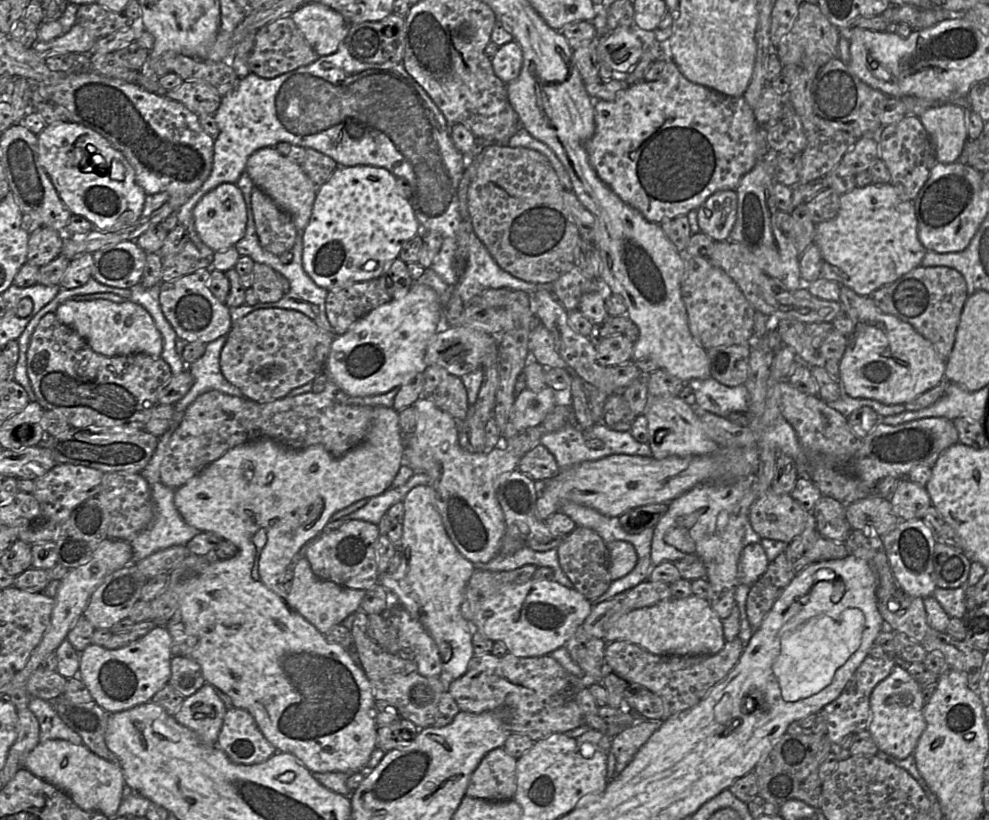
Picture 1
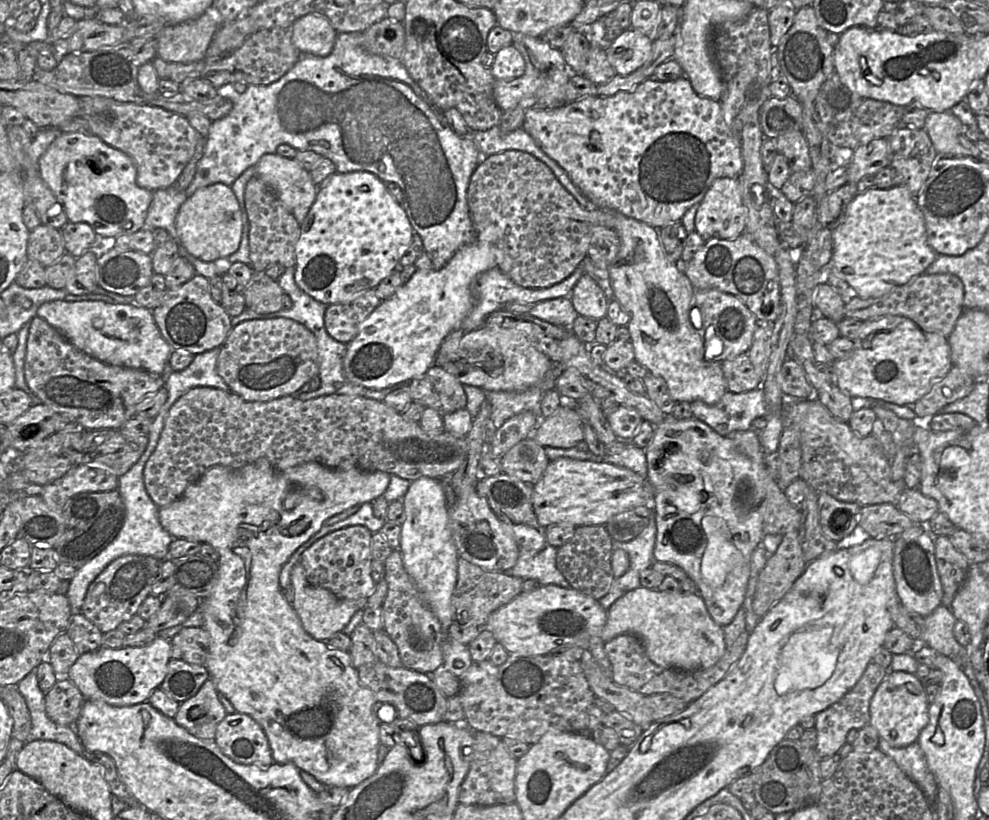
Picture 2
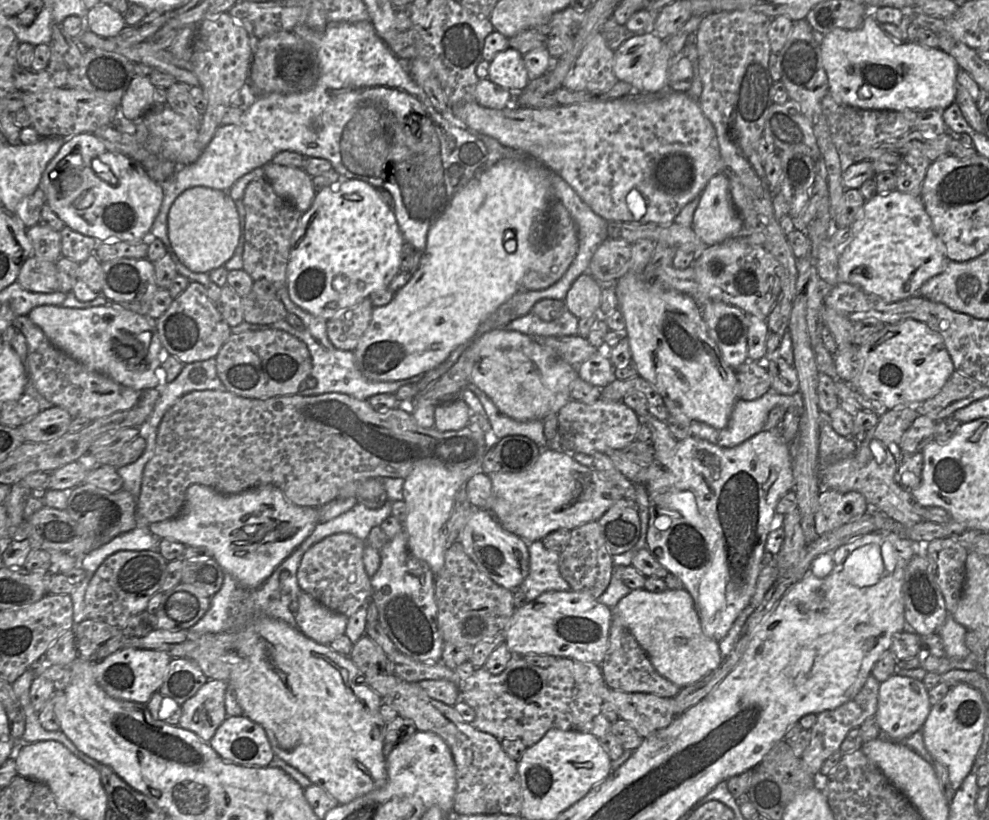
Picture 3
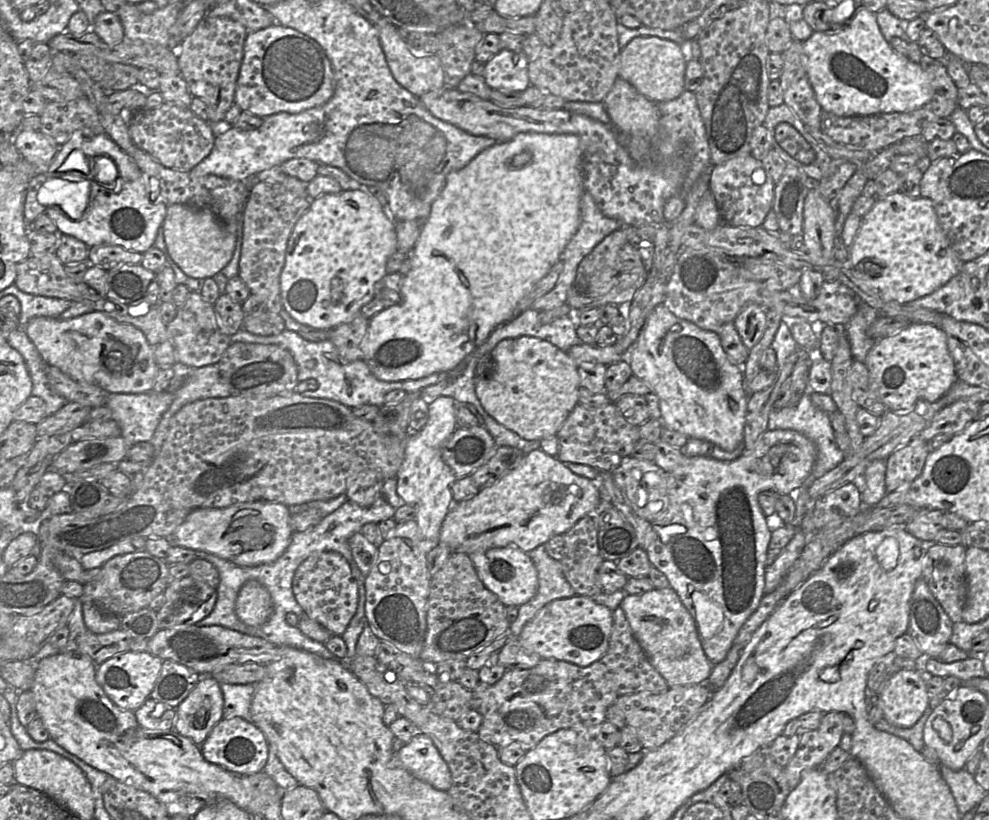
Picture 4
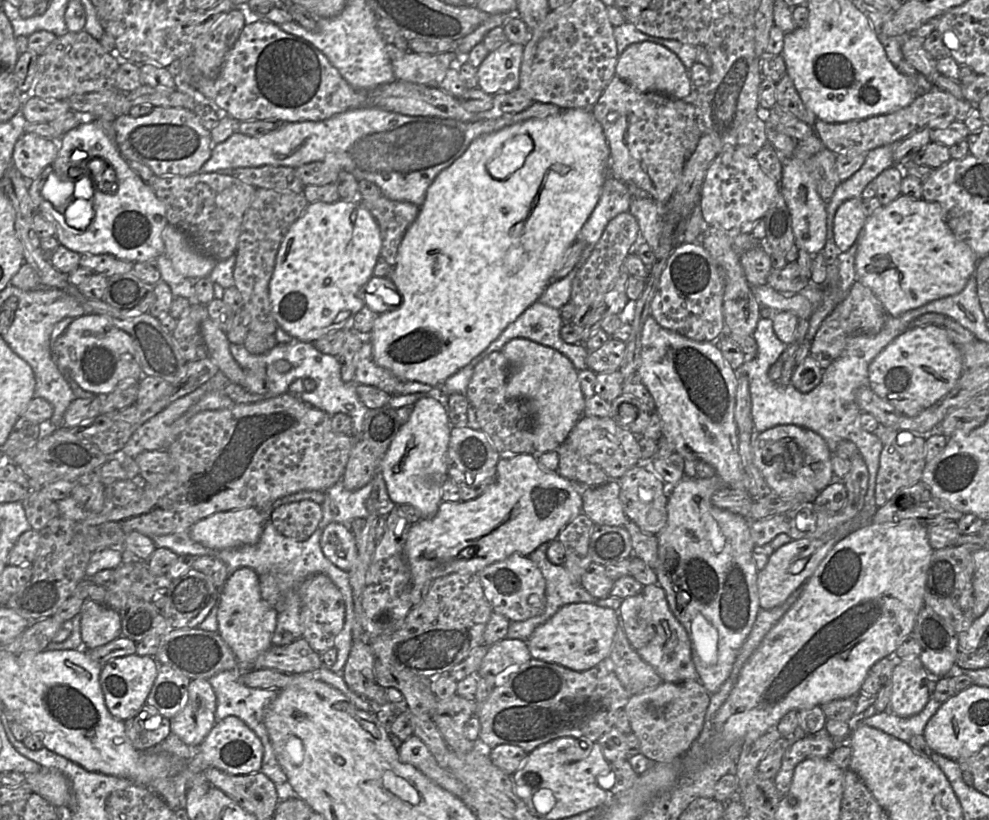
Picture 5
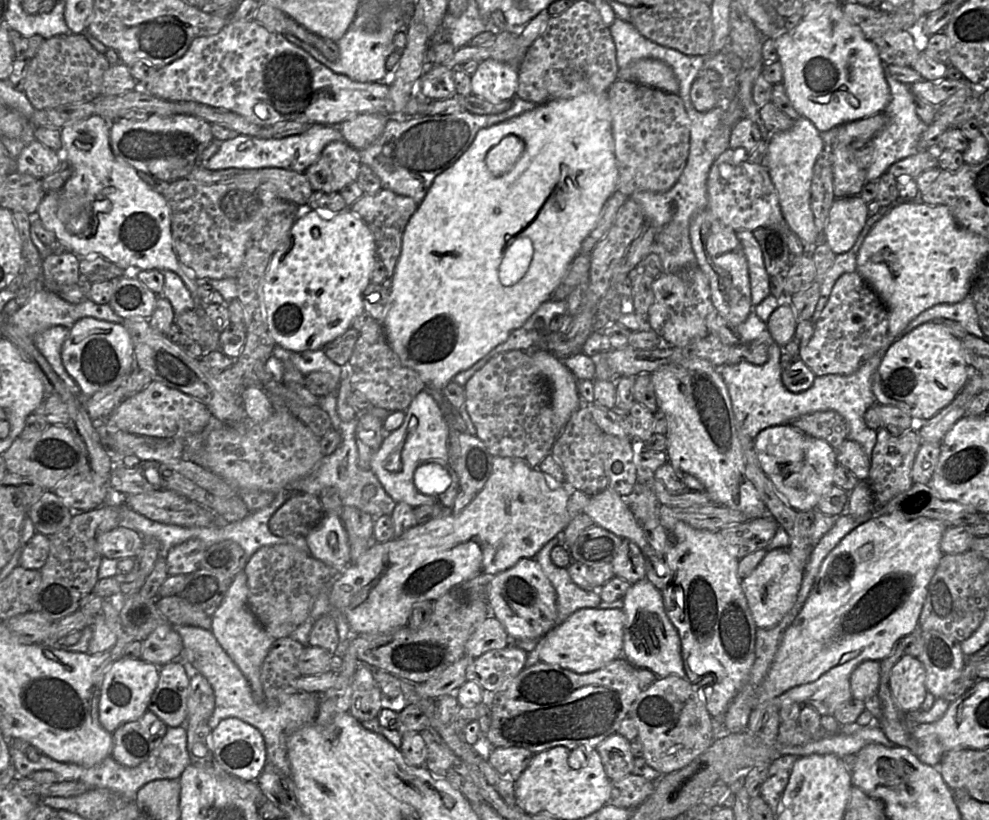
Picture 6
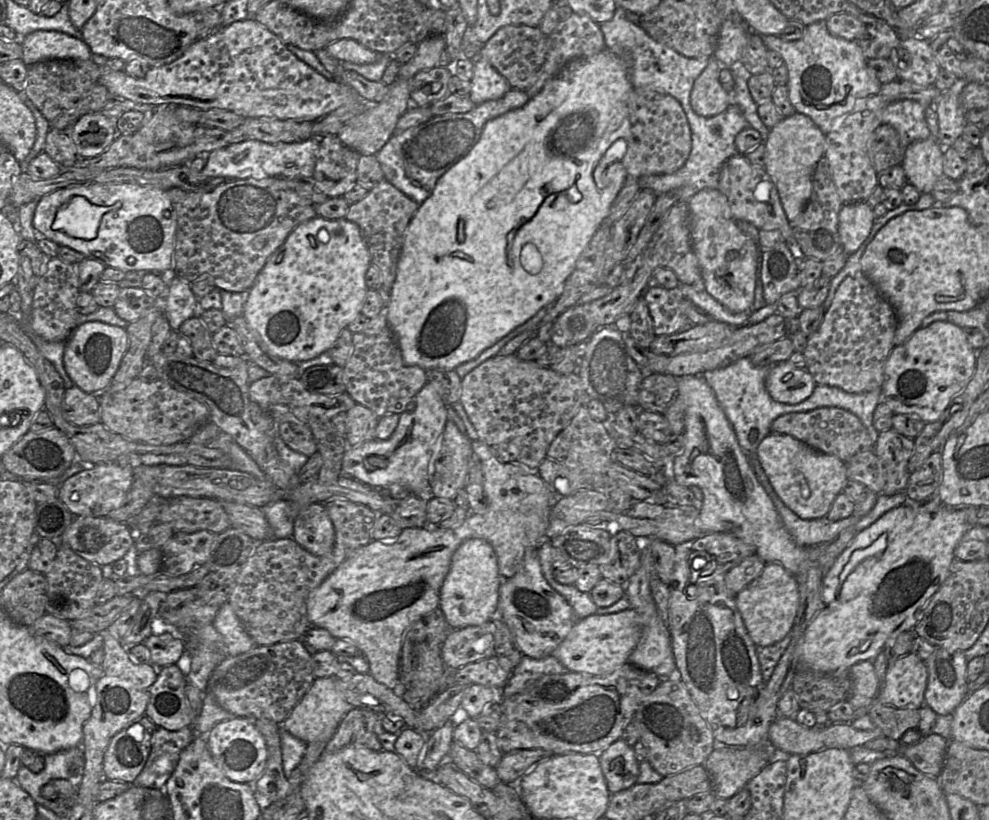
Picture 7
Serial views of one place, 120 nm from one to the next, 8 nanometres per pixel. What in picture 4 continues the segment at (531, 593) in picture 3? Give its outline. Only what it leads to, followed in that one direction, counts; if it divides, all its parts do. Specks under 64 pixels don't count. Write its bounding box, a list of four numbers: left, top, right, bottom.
[508,545,576,637]

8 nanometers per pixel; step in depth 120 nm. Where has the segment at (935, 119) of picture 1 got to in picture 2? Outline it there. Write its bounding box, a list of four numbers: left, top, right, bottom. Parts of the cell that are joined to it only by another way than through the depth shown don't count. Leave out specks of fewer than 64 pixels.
[924,110,963,157]

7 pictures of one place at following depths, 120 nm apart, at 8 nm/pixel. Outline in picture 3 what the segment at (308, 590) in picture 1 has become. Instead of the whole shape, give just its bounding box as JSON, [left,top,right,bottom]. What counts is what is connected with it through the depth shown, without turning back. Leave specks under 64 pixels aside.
[295,590,349,645]

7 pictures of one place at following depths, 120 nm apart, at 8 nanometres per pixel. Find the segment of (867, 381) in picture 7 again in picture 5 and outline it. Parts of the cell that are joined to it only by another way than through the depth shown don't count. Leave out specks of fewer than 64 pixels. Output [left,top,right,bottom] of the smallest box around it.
[810,280,886,370]

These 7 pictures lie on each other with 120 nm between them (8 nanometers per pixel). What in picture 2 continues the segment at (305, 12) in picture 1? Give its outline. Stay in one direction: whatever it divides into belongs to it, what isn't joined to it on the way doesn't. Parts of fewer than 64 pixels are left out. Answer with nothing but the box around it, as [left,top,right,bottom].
[291,13,337,56]

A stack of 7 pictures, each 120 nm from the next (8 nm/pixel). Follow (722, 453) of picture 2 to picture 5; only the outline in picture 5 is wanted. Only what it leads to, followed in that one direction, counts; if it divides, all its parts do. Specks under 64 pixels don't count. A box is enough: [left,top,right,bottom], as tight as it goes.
[657,424,835,694]

